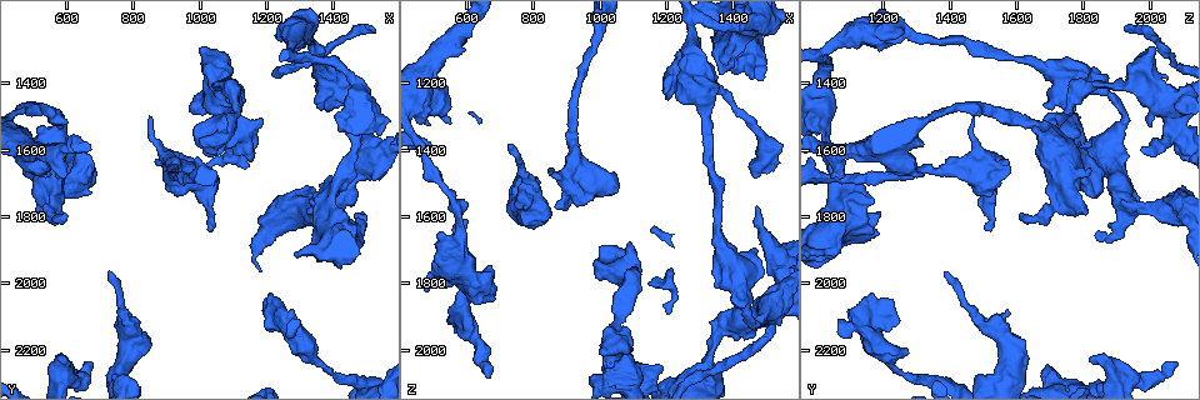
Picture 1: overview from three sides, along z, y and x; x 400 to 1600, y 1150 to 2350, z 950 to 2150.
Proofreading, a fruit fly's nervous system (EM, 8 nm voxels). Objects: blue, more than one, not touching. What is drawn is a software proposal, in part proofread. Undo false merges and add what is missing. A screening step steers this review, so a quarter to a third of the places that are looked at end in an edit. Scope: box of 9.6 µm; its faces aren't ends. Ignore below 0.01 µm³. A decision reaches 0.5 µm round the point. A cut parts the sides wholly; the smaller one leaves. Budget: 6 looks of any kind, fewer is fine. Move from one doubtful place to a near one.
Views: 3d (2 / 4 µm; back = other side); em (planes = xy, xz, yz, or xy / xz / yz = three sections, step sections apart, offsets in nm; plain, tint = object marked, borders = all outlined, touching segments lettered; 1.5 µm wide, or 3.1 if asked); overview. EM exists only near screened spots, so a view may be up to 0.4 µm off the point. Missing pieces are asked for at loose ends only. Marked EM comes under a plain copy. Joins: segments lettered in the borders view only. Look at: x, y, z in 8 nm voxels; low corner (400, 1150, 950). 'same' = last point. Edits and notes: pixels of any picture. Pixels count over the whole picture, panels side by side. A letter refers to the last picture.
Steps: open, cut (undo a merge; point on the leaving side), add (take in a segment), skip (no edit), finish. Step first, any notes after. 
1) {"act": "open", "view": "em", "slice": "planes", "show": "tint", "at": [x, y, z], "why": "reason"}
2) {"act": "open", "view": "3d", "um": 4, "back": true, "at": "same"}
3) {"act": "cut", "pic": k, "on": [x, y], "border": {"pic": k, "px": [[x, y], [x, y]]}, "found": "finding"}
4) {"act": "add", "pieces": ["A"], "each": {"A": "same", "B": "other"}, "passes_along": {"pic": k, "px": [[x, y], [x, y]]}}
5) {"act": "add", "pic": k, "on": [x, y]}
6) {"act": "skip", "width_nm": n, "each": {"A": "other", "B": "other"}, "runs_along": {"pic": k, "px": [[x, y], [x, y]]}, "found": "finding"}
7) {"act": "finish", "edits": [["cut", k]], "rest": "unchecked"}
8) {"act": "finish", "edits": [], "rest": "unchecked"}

{"act": "open", "view": "3d", "um": 2, "back": true, "at": [670, 2240, 2090], "why": "free end"}

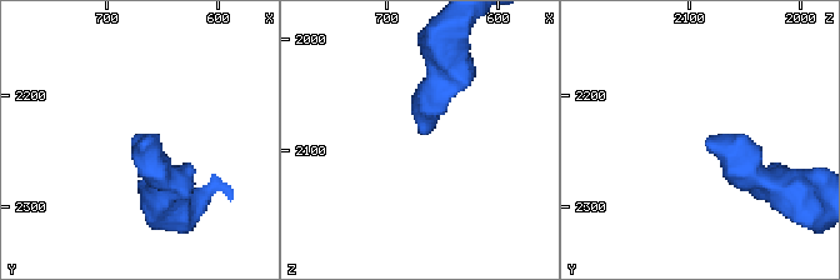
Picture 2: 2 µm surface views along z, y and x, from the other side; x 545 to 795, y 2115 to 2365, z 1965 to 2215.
{"act": "open", "view": "em", "slice": "xy", "step": 8, "show": "borders", "at": [668, 2250, 2078], "why": "now the EM"}

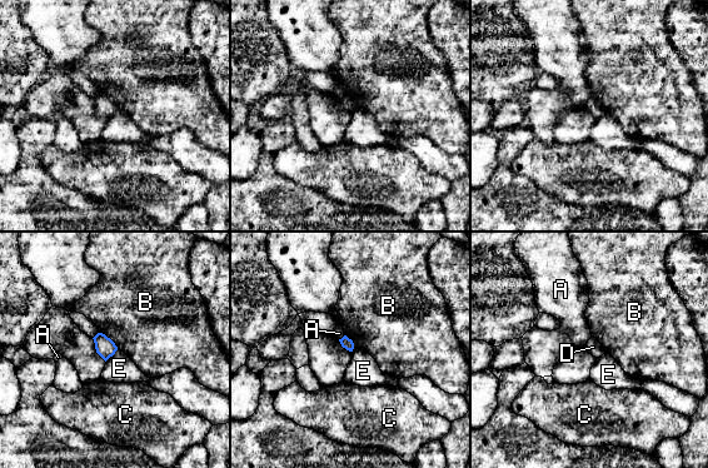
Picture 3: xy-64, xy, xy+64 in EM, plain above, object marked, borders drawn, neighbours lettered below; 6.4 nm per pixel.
{"act": "skip", "each": {"A": "other", "B": "other", "C": "other", "D": "other", "E": "other"}, "border": {"pic": 3, "px": [[118, 349], [105, 361]]}, "found": "no lettered segment goes on from it"}

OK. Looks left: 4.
{"act": "open", "view": "3d", "um": 2, "at": [1530, 1240, 1930], "why": "free end"}

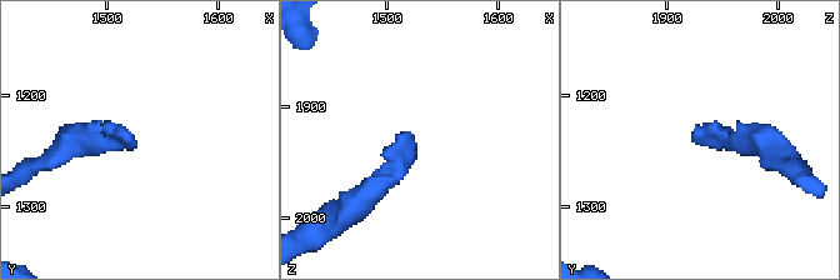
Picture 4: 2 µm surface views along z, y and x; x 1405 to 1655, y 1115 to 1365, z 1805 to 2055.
{"act": "open", "view": "em", "slice": "planes", "show": "borders", "at": [1524, 1244, 1930], "why": "need the tissue"}

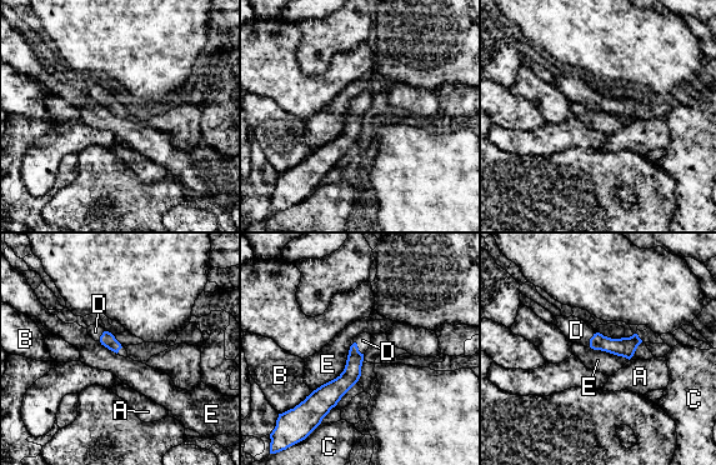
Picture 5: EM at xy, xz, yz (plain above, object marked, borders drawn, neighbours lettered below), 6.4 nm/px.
{"act": "add", "pieces": ["D"], "each": {"A": "other", "B": "other", "C": "other", "D": "same", "E": "other"}, "passes_along": {"pic": 5, "px": [[625, 346], [590, 340], [576, 330]]}, "found": "it goes on there"}

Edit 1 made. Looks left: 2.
{"act": "open", "view": "overview", "why": "redraw"}

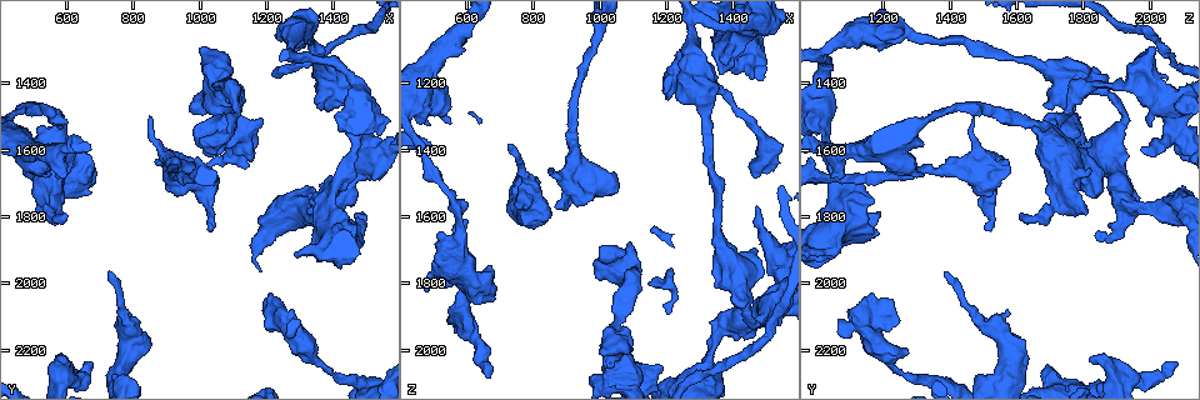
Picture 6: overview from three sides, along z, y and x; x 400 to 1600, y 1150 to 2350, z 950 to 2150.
{"act": "open", "view": "em", "slice": "xy", "step": 8, "show": "borders", "at": [1200, 2120, 1250], "why": "an open end"}

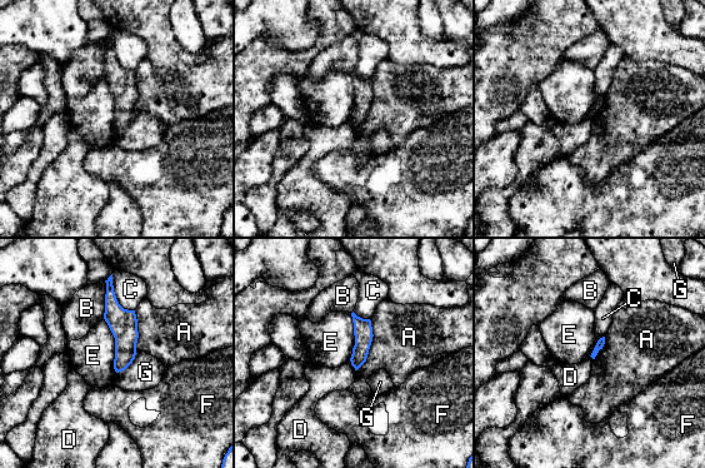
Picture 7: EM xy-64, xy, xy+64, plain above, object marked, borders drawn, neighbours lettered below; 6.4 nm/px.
{"act": "skip", "each": {"A": "other", "B": "other", "C": "other", "D": "other", "E": "other", "F": "other", "G": "other"}, "border": {"pic": 7, "px": [[370, 319], [371, 344], [356, 371]]}, "found": "no lettered segment goes on from it"}

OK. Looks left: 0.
{"act": "finish", "edits": [["add", 5]], "rest": "unchecked"}

